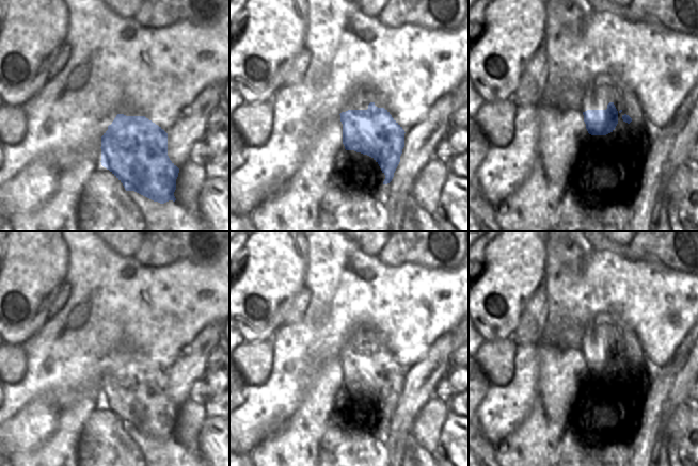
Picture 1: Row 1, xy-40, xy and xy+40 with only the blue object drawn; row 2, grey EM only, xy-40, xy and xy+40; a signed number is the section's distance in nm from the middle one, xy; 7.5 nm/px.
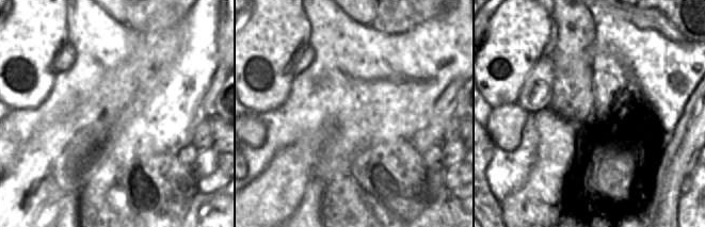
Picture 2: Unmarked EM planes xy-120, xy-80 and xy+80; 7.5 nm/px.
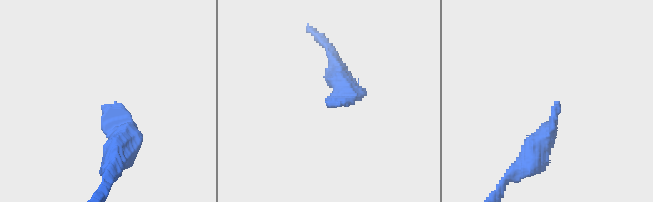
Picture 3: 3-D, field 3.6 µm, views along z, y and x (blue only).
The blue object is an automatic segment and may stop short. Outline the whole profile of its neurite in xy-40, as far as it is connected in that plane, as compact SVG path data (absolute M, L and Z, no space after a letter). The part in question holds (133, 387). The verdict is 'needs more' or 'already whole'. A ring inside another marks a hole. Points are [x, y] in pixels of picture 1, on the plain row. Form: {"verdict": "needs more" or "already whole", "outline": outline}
{"verdict": "already whole", "outline": "M117 353L101 375L101 404L109 408L126 430L134 430L154 440L175 440L179 407L168 395L168 372L145 355Z"}

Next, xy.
{"verdict": "already whole", "outline": "M375 341L367 349L348 349L339 354L345 388L371 396L385 414L383 423L390 422L404 386L402 366Z"}

